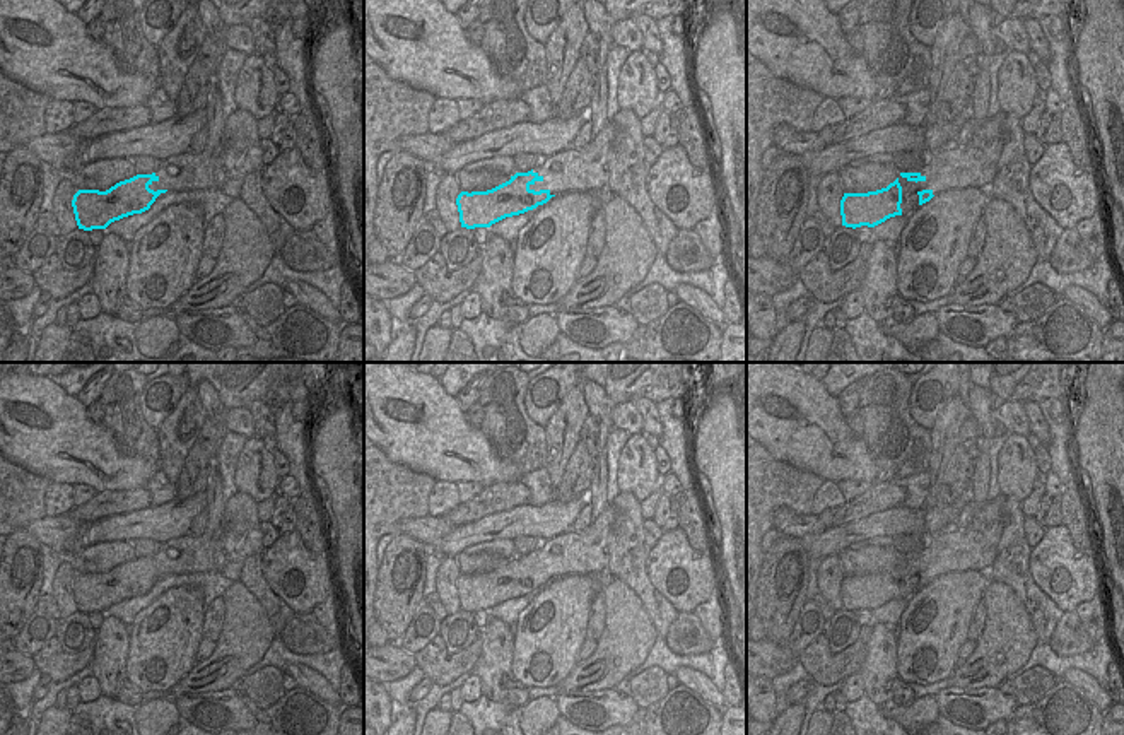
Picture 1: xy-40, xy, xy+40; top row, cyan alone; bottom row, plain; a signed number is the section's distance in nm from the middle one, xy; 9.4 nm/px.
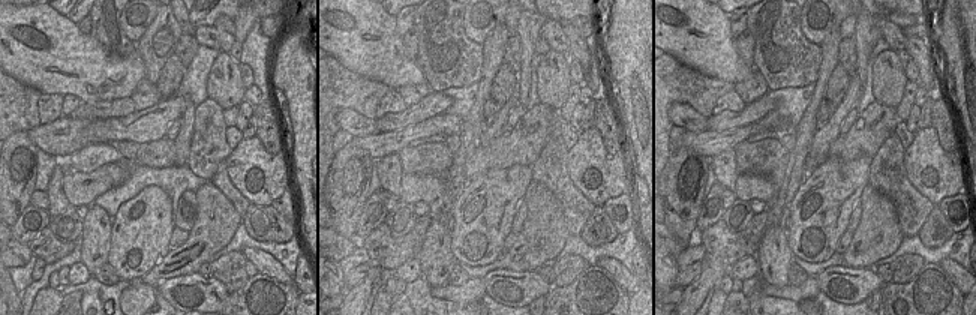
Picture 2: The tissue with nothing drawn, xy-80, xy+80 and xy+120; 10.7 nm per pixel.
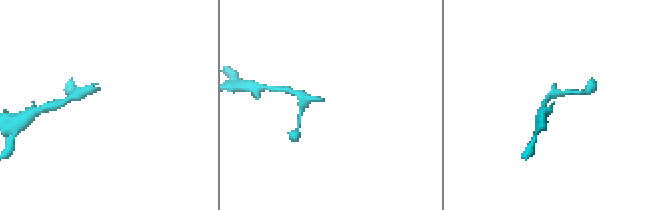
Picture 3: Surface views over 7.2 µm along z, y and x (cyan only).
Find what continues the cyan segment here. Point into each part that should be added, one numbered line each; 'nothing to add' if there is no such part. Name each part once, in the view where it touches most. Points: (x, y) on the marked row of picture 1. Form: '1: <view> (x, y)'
1: xy+40 (976, 164)

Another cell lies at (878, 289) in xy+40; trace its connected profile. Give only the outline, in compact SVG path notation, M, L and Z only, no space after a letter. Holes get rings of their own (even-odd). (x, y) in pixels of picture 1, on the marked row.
M873 239L868 272L859 291L864 299L864 311L875 321L892 321L892 301L899 296L897 255L892 244Z

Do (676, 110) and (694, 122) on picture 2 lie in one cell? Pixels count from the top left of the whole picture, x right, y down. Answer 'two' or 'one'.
one

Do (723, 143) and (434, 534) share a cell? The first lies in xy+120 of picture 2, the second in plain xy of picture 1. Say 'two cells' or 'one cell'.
two cells

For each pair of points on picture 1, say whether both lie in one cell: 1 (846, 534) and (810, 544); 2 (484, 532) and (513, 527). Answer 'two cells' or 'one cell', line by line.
1: one cell
2: one cell

